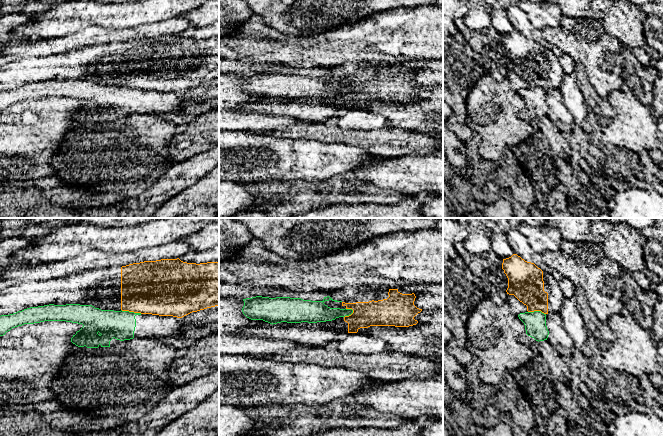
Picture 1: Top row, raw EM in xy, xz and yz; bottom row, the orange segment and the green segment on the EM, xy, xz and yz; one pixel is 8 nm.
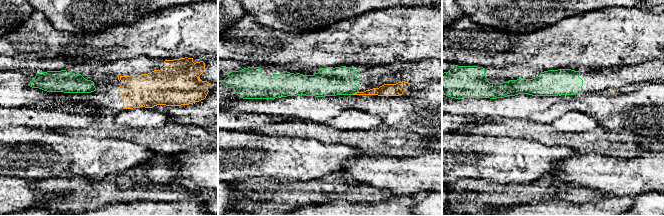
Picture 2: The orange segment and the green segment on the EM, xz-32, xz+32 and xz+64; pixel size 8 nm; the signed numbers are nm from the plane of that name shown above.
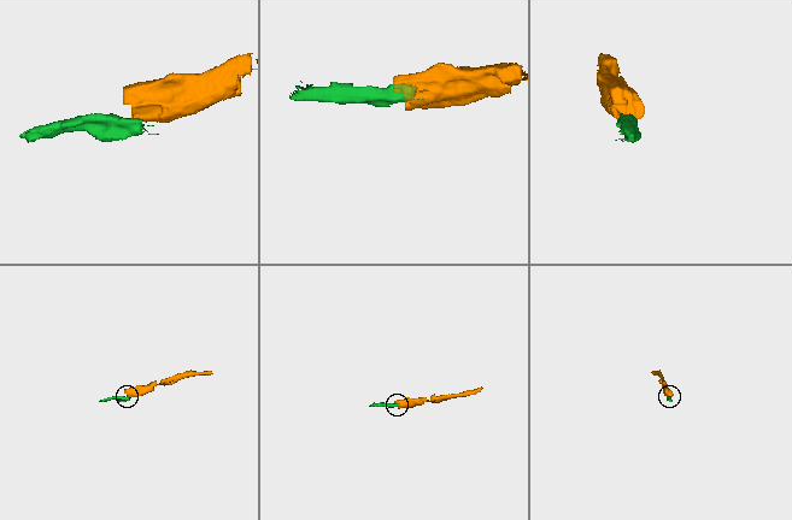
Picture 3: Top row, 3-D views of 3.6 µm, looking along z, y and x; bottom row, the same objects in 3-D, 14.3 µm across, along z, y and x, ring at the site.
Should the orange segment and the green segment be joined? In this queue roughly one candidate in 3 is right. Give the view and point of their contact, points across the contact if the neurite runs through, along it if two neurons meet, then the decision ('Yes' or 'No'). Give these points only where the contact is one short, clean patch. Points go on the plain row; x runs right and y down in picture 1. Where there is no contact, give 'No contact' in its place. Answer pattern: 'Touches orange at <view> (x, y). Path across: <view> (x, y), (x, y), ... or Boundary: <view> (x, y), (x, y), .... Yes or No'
Touches orange at xy (131, 87). Boundary: xy (121, 85), (141, 89). No

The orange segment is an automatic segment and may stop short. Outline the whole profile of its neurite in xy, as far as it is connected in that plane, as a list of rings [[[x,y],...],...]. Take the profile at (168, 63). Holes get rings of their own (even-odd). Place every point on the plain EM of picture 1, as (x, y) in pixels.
[[[177,35],[144,37],[126,42],[96,44],[71,50],[64,54],[26,58],[0,66],[0,92],[9,91],[30,83],[44,81],[92,81],[101,86],[129,87],[141,90],[182,94],[192,88],[219,82],[219,38],[187,39]]]

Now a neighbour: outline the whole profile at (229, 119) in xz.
[[[219,109],[219,130],[263,132],[281,127],[310,127],[313,122],[281,115],[246,113]]]

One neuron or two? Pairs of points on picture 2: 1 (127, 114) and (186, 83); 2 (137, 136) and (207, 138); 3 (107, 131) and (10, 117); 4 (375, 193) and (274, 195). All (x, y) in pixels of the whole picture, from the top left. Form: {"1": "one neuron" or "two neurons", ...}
{"1": "two neurons", "2": "one neuron", "3": "two neurons", "4": "one neuron"}

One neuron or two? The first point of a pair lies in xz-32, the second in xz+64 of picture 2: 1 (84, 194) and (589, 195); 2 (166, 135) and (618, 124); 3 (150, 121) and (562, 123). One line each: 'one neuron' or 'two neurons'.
1: one neuron
2: two neurons
3: one neuron

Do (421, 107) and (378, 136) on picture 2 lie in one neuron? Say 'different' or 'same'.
different

